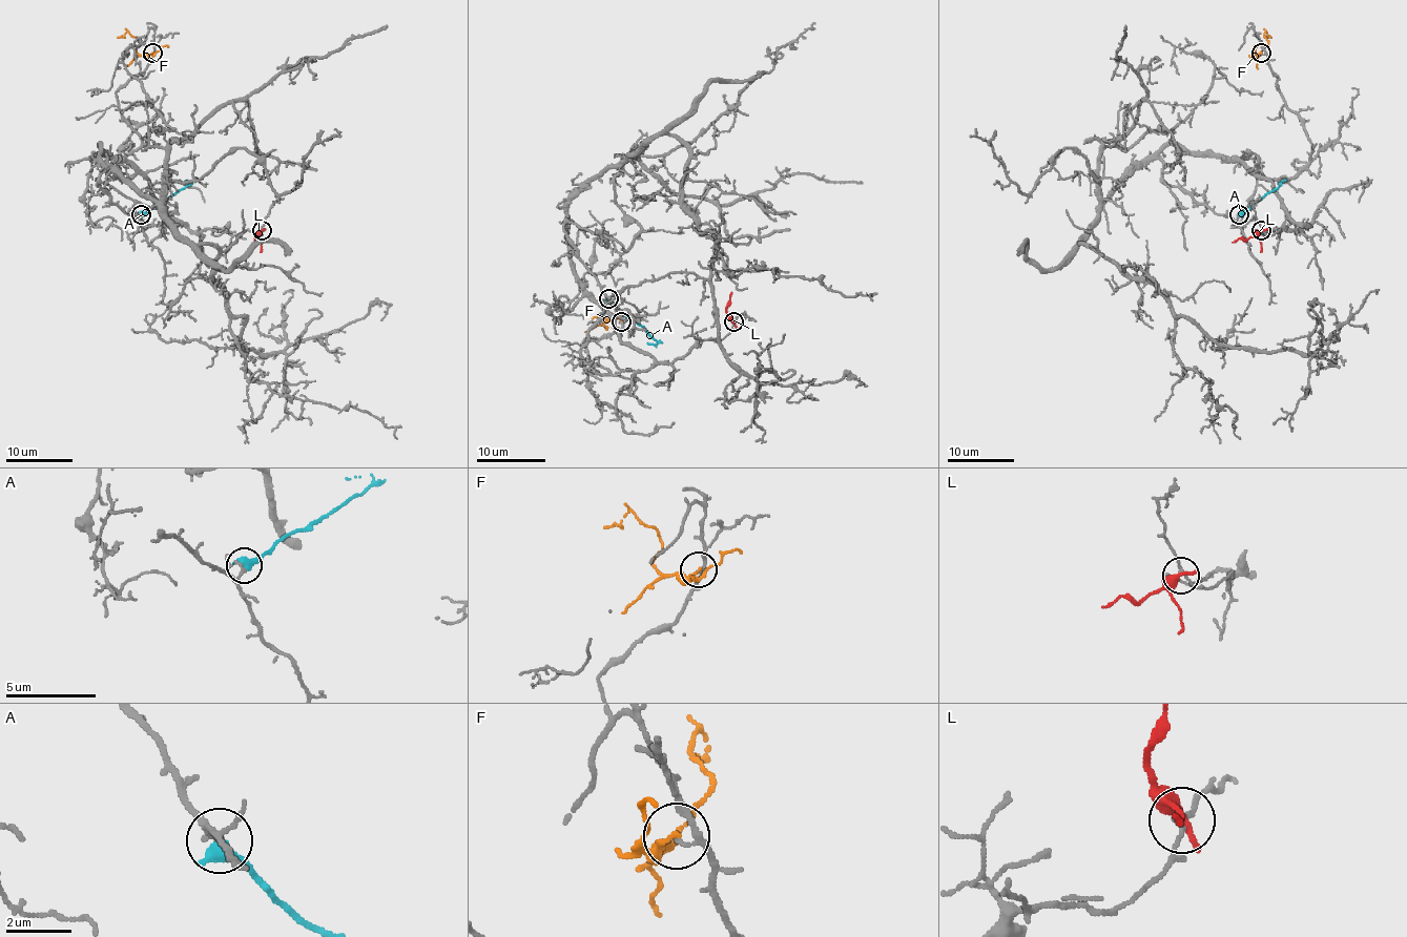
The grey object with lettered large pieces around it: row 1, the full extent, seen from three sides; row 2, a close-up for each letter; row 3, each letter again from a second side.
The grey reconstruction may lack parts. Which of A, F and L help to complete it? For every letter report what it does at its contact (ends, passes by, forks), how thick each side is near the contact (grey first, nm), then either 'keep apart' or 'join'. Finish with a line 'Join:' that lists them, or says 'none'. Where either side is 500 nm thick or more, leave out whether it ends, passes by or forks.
A: it ends; calibres 130 and 480 nm; join
F: it ends; calibres 90 and 110 nm; keep apart
L: it ends; calibres 120 and 460 nm; keep apart
Join: A

